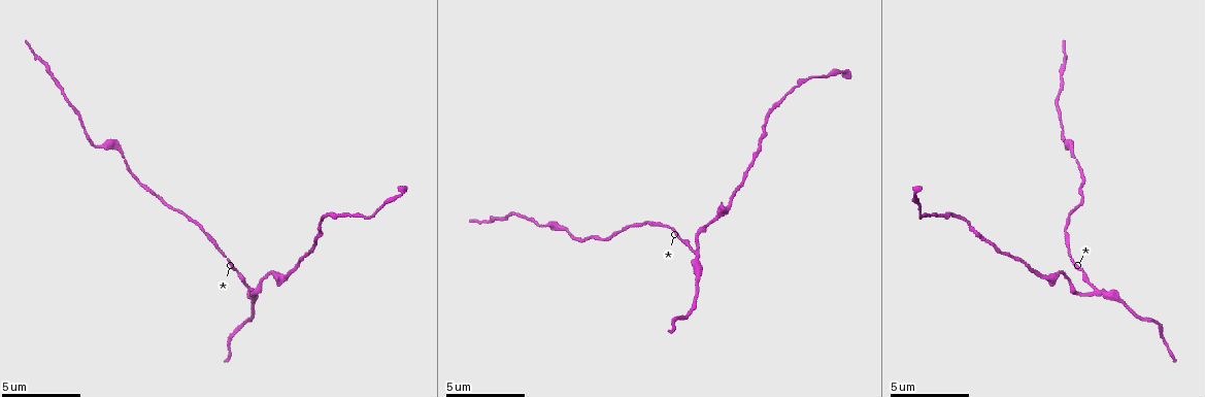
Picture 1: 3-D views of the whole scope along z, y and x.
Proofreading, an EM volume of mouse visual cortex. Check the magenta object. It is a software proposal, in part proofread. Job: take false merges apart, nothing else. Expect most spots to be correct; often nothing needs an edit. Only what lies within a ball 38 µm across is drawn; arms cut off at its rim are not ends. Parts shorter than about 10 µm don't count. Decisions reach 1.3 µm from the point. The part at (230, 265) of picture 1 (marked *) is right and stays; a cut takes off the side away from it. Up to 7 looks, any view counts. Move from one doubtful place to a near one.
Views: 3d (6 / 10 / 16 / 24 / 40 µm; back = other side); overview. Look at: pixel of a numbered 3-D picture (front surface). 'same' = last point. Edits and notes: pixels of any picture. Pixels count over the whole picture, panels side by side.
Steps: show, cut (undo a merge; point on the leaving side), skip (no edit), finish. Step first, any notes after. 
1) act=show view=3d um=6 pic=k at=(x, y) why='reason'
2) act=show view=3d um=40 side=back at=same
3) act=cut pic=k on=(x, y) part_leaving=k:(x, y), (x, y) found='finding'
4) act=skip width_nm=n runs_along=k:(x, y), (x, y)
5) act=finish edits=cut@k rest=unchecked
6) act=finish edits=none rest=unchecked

act=show view=3d um=6 pic=1 at=(214, 242) why='thick turns thin'

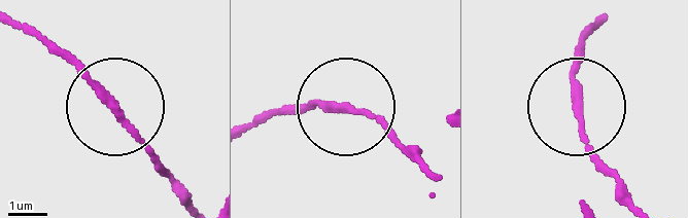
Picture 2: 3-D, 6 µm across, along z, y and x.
act=show view=3d um=6 side=back pic=2 at=(344, 107)

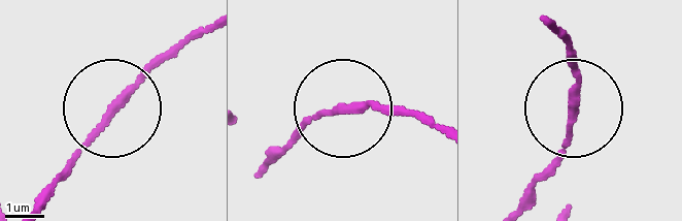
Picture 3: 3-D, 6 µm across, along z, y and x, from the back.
act=skip runs_along=3:(550, 164), (576, 98), (567, 32) found='continuous, no second neuron'

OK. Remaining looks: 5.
act=show view=3d um=16 pic=1 at=(129, 166) why='calibre changes'

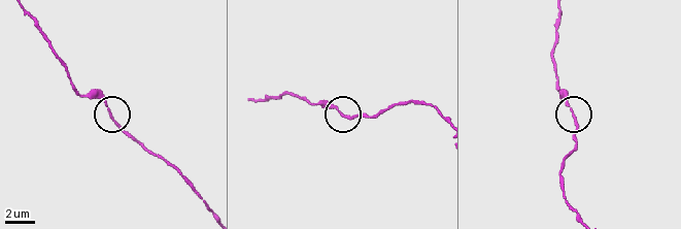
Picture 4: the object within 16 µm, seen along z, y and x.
act=skip runs_along=4:(205, 205), (166, 162), (140, 148), (125, 132), (93, 89) found='one neuron here'

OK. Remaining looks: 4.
act=show view=3d um=10 pic=1 at=(730, 199) why='thick turns thin'

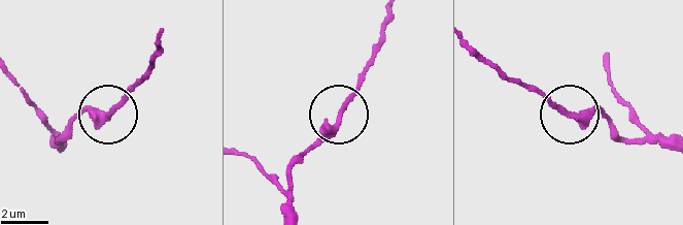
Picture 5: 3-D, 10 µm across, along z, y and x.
act=show view=3d um=6 pic=5 at=(567, 114)

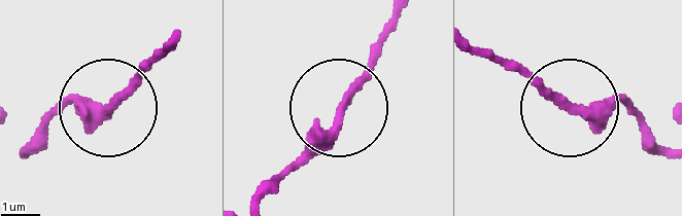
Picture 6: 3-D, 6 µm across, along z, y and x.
act=skip width_nm=270 found='one neuron here'

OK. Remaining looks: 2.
act=finish edits=none rest=unchecked

